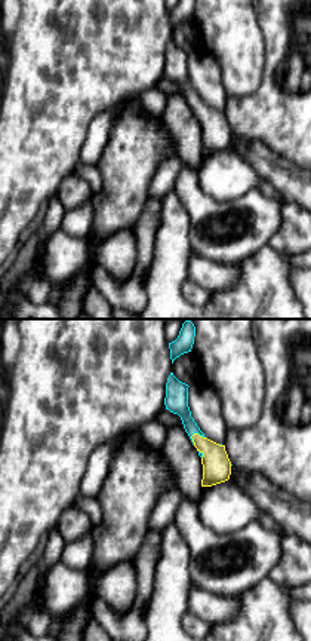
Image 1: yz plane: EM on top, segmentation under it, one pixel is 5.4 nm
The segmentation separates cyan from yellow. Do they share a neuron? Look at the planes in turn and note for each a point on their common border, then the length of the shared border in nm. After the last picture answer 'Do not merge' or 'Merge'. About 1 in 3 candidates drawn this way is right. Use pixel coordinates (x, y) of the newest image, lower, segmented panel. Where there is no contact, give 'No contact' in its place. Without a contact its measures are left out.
Touches cyan at (197, 432). Shared border 90 nm

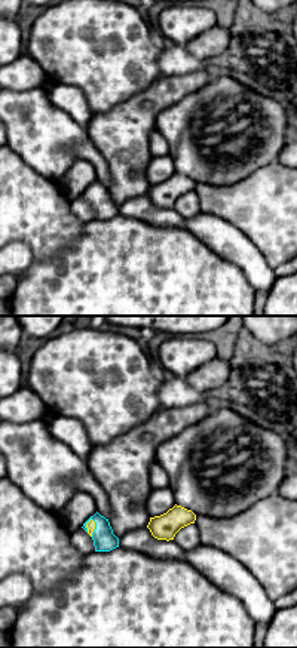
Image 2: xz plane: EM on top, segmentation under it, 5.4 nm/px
Touches cyan at (95, 527). Shared border 100 nm

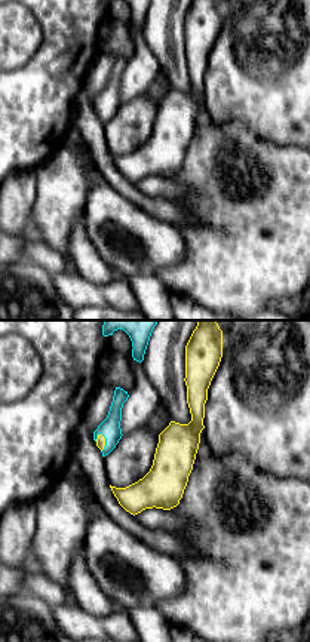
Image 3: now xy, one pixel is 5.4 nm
Touches cyan at (106, 442). Shared border 110 nm

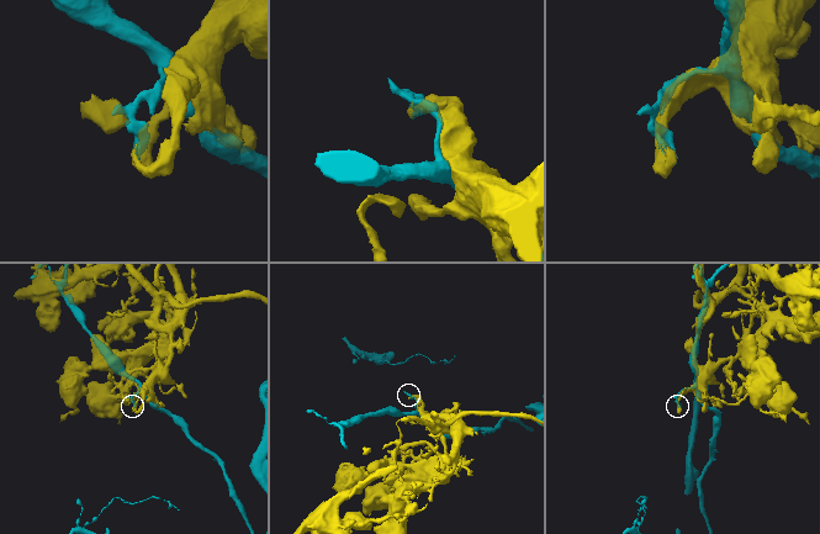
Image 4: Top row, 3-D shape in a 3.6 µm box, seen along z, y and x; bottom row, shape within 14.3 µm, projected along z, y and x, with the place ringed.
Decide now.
Do not merge

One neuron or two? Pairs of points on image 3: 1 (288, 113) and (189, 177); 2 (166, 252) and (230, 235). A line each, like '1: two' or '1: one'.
1: two
2: two

